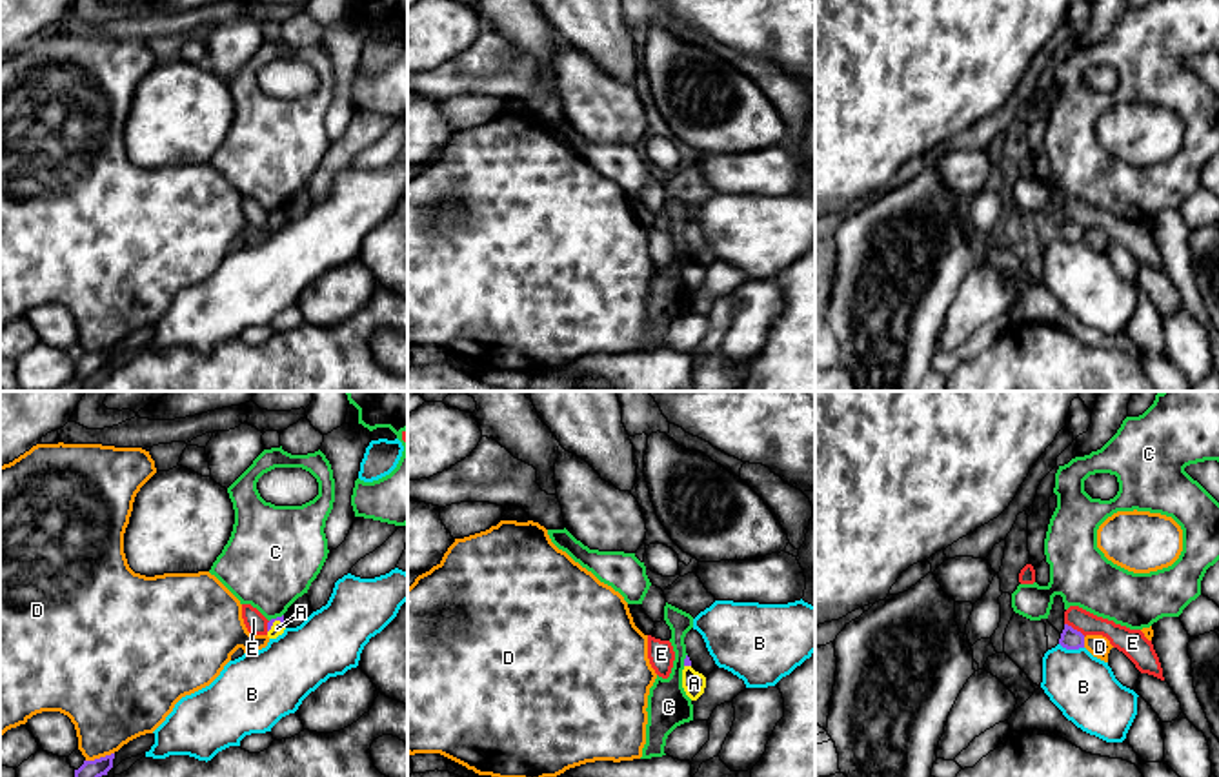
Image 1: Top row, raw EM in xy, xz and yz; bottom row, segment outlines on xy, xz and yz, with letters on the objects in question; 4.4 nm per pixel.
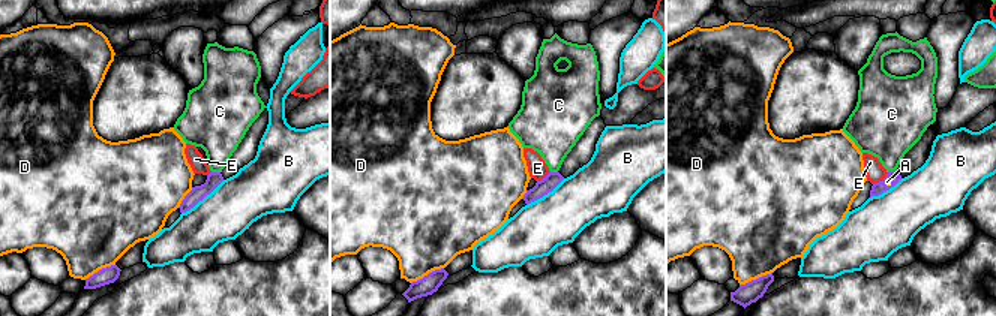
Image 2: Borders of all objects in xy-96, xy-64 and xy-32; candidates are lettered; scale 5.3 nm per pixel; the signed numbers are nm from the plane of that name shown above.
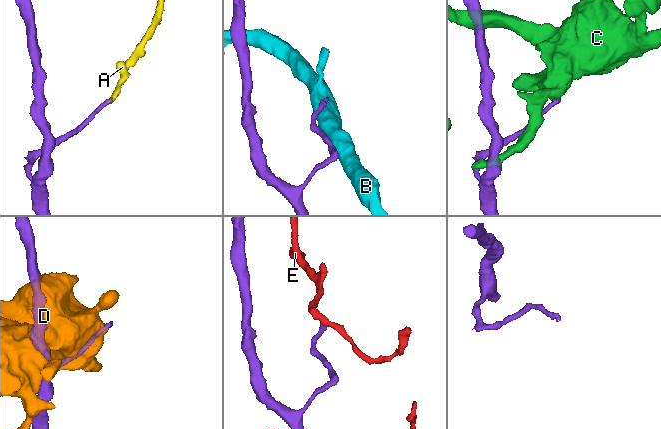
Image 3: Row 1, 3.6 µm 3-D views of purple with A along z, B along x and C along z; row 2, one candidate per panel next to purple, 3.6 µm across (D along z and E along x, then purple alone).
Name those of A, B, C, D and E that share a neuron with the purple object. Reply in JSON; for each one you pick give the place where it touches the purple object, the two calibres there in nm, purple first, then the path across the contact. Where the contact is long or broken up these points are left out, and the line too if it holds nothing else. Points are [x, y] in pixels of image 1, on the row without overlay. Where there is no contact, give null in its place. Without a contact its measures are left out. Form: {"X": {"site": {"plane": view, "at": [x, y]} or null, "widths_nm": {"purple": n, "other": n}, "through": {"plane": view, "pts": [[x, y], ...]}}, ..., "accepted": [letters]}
{"A": {"site": {"plane": "xy", "at": [273, 213]}, "widths_nm": {"purple": 20, "other": 60}, "through": {"plane": "xy", "pts": [[281, 211], [273, 213], [277, 221]]}}, "accepted": ["A"]}

